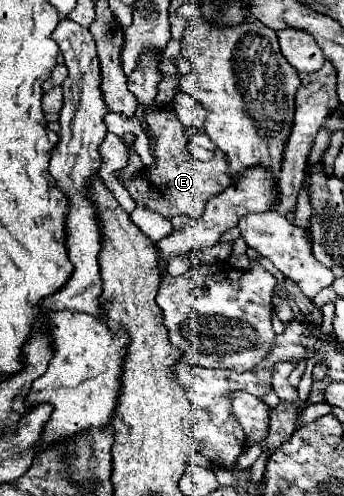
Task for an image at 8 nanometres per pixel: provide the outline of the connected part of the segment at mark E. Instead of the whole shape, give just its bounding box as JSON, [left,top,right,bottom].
[123,108,233,218]

